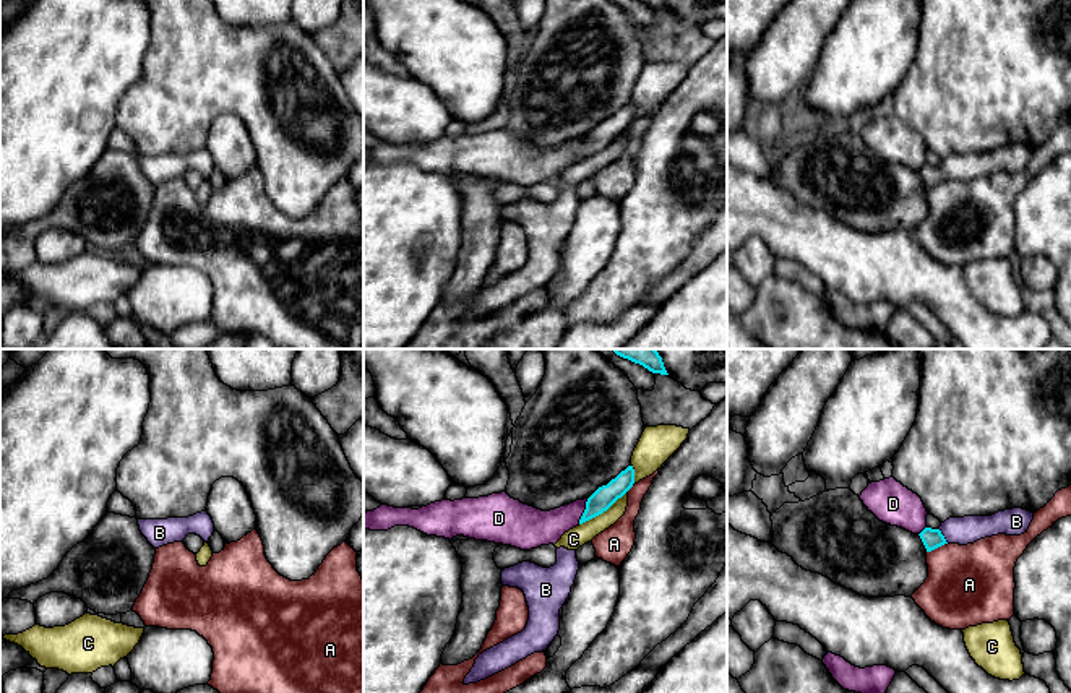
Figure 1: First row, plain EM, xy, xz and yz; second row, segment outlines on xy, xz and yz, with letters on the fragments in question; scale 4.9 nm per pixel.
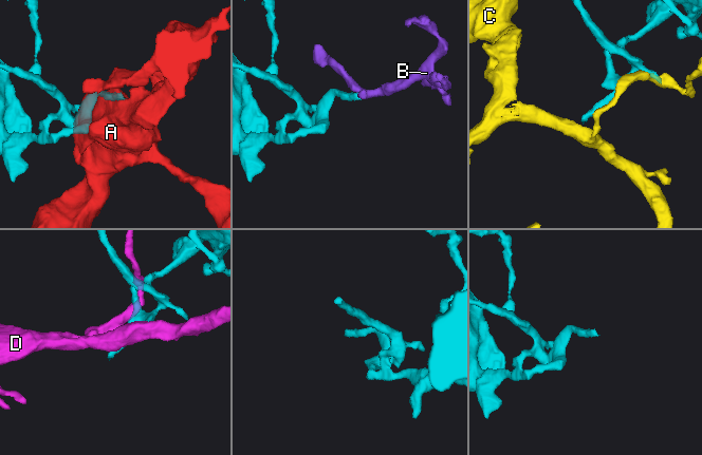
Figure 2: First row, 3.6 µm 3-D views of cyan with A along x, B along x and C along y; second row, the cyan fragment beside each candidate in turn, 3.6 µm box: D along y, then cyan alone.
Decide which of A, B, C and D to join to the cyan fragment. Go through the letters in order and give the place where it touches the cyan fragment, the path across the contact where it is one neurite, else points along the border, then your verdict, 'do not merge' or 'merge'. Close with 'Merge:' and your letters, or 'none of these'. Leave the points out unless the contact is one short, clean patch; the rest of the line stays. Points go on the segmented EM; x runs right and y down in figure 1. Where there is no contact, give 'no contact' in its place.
A: contact yz (937, 547); do not merge
B: contact yz (943, 536); way yz (932, 539), (943, 536), (951, 531), (967, 529); merge
C: contact xz (602, 512); do not merge
D: contact xz (584, 512); do not merge
Merge: B

